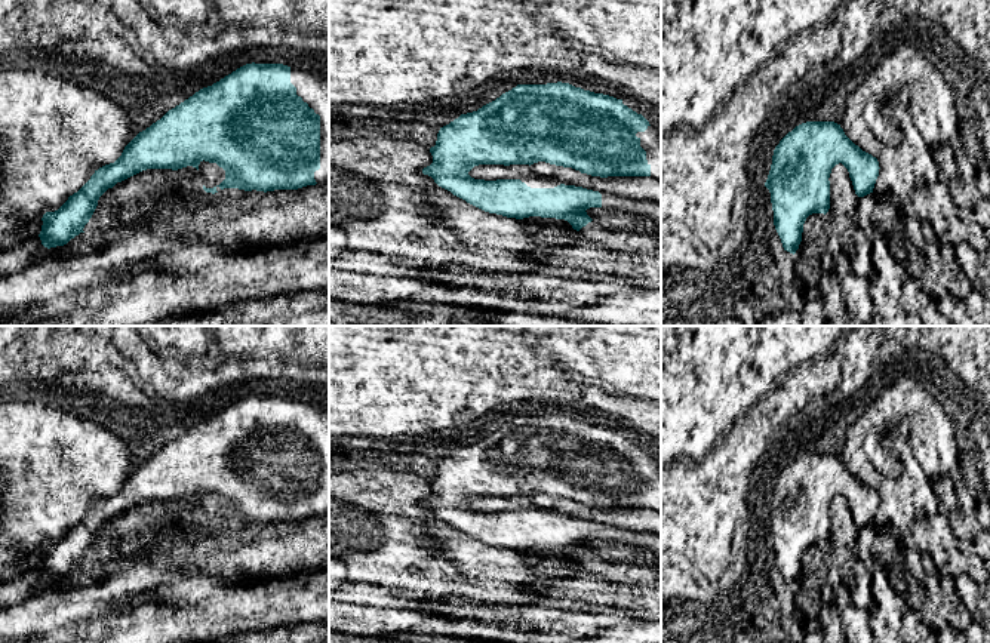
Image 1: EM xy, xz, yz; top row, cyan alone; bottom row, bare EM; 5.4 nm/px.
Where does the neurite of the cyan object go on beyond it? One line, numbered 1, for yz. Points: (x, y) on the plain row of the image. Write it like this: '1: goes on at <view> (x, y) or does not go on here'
1: does not go on here

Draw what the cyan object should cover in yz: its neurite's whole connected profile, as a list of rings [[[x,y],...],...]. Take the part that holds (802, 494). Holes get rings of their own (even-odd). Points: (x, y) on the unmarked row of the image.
[[[806,453],[788,464],[774,482],[772,496],[765,514],[771,524],[774,557],[784,582],[796,585],[802,573],[803,556],[812,545],[827,545],[830,541],[830,505],[842,495],[852,513],[855,526],[864,529],[873,524],[879,508],[879,493],[863,483],[834,453]]]

